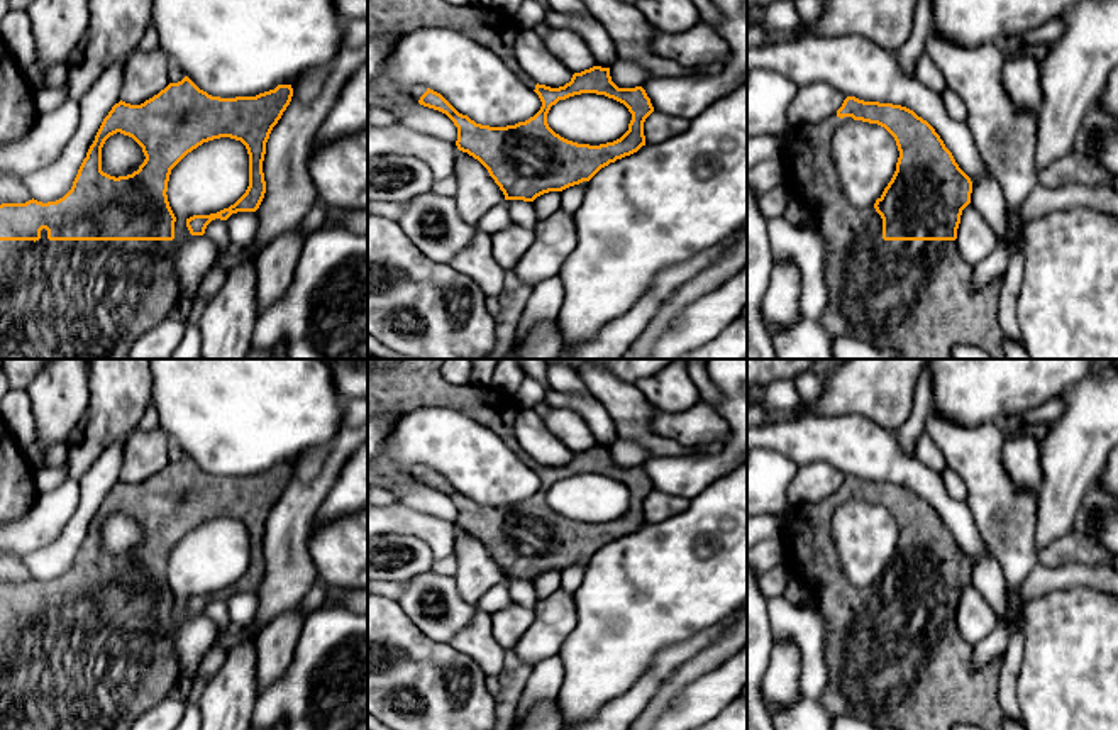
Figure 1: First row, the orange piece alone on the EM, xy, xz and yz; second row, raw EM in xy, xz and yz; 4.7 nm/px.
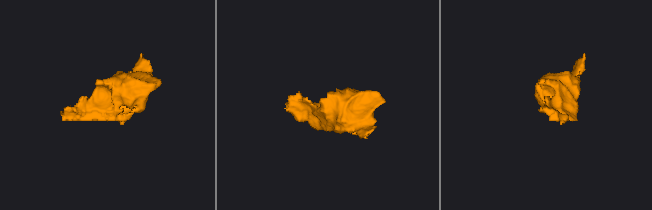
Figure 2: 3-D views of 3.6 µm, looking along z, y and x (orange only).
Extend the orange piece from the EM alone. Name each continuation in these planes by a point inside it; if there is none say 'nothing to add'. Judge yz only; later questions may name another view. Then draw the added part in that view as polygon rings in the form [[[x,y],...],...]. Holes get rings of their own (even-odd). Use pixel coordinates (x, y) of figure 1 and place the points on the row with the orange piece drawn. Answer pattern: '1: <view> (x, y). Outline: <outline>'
1: yz (915, 297). Outline: [[[833,113],[823,122],[791,129],[779,163],[789,195],[810,207],[827,242],[828,305],[816,322],[833,337],[894,349],[894,359],[954,359],[955,346],[974,346],[993,359],[1006,359],[998,322],[1001,278],[974,291],[972,266],[955,241],[884,241],[874,205],[859,208],[845,200],[830,142],[835,129],[849,120],[852,117]]]

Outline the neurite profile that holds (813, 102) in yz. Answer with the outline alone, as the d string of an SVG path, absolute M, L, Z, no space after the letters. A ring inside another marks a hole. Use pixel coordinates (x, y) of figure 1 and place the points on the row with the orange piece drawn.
M808 83L798 88L788 108L788 127L798 129L823 122L837 113L847 97L828 83Z

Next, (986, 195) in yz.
M986 171L979 180L972 181L971 203L984 217L1001 242L1008 229L1008 208L1003 190L989 171Z

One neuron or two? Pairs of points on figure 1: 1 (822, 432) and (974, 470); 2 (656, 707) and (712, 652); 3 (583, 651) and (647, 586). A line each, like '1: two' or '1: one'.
1: two
2: one
3: one

